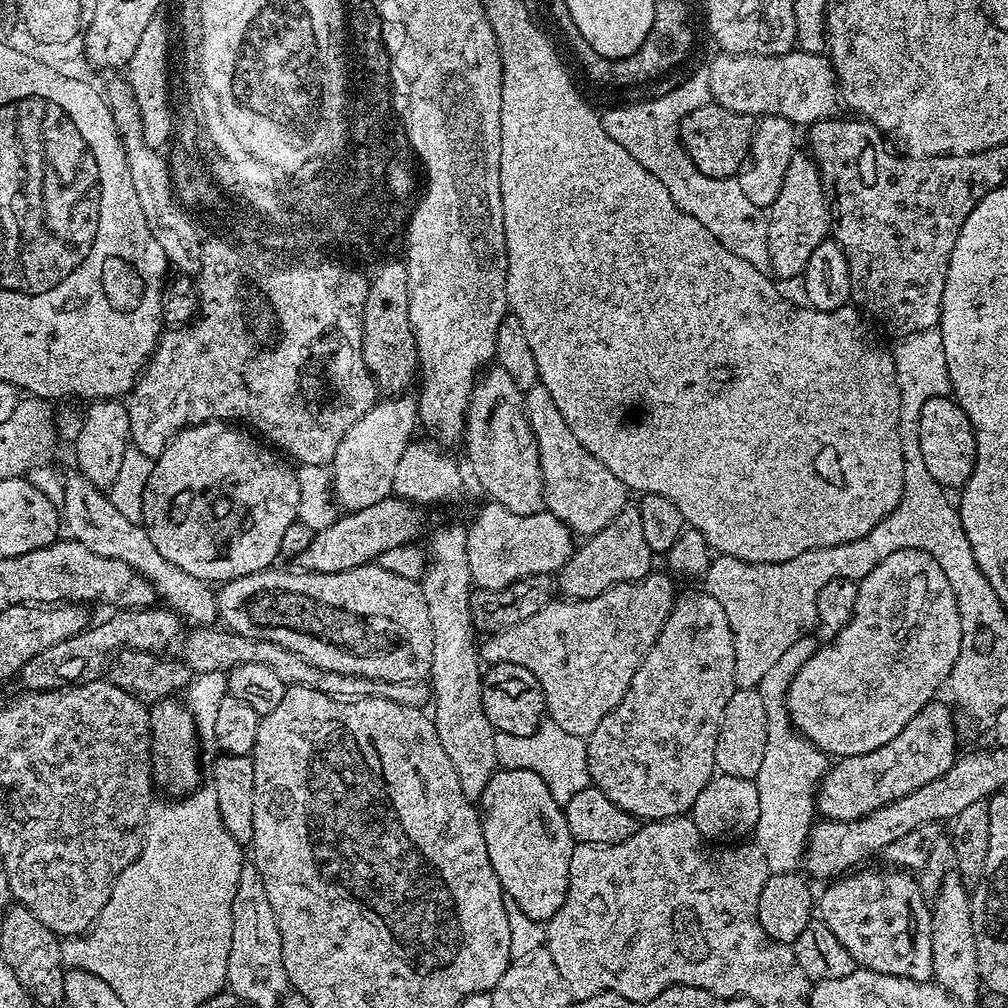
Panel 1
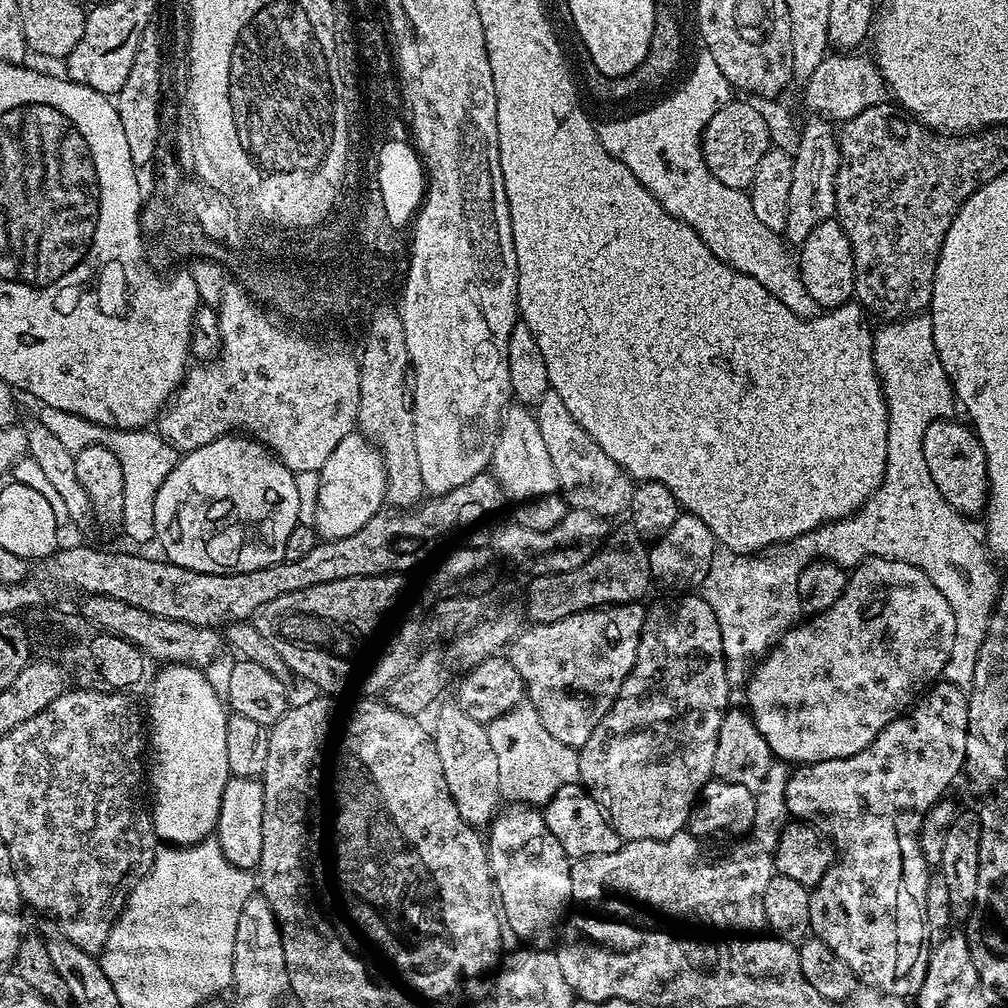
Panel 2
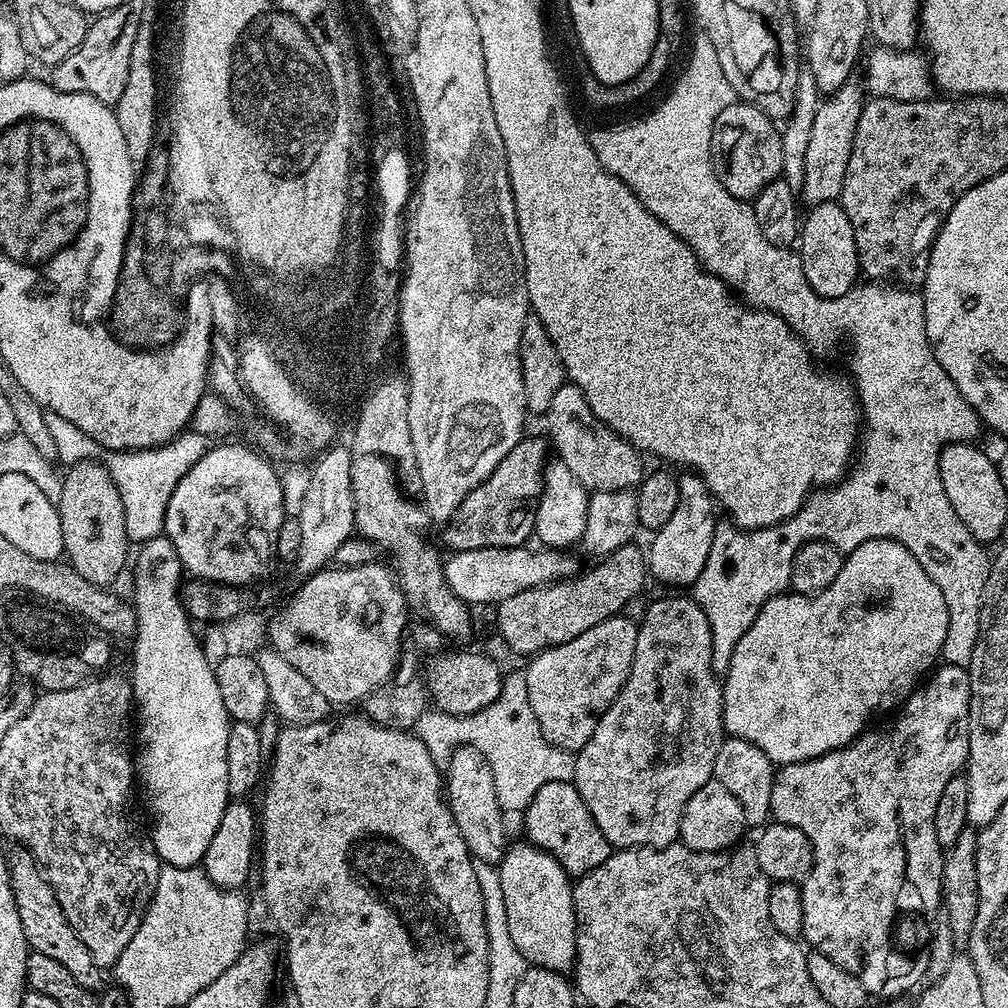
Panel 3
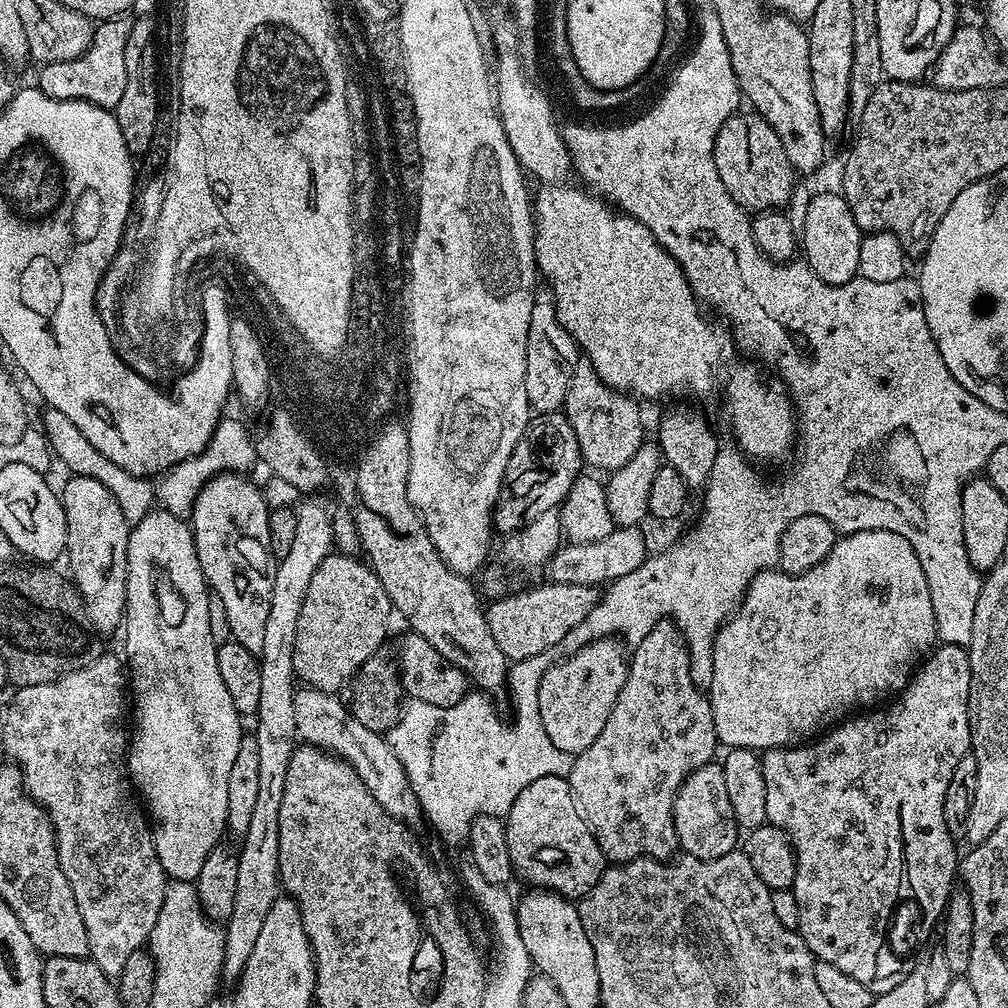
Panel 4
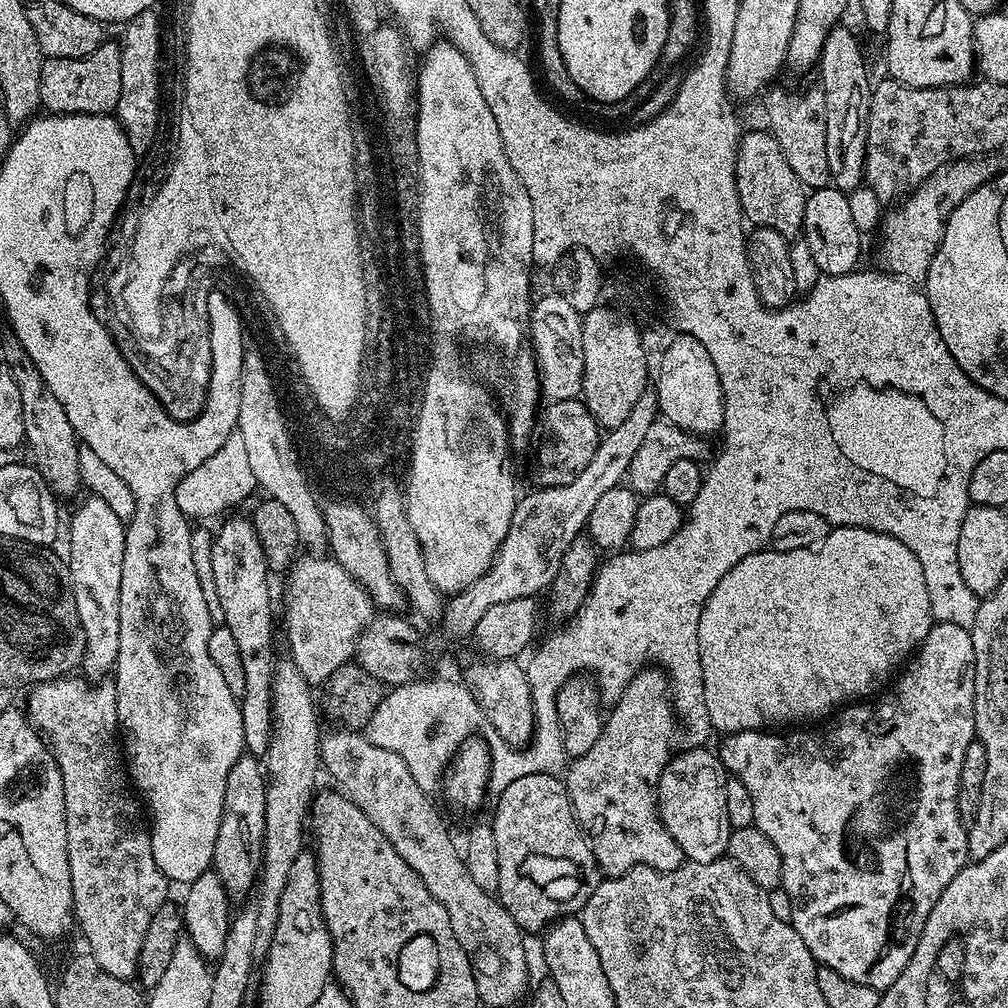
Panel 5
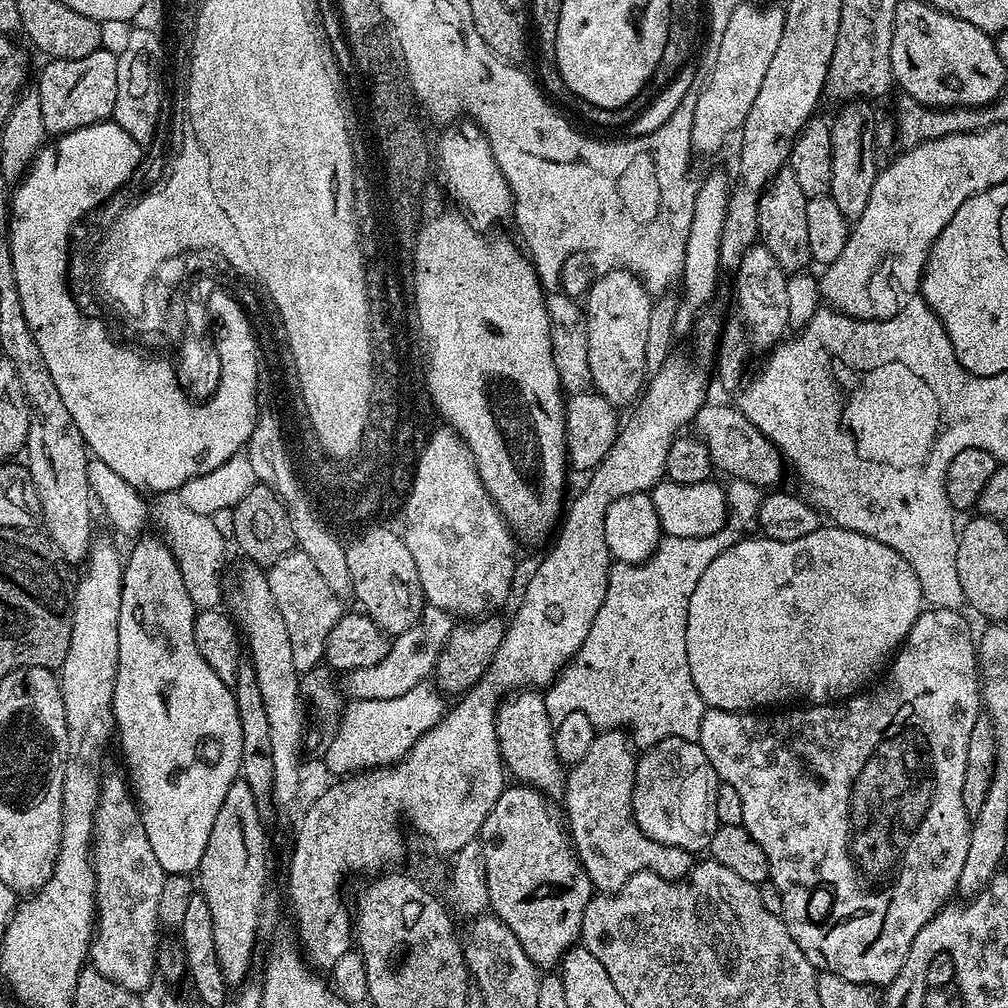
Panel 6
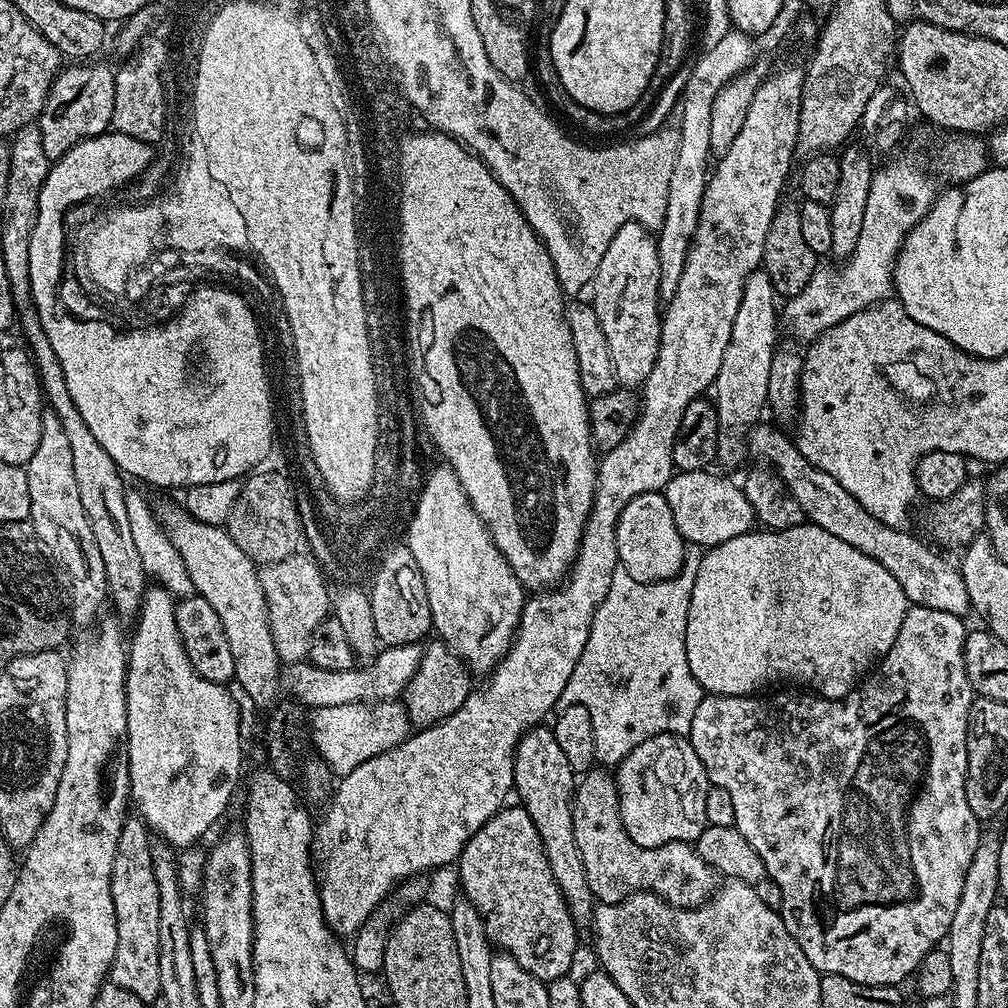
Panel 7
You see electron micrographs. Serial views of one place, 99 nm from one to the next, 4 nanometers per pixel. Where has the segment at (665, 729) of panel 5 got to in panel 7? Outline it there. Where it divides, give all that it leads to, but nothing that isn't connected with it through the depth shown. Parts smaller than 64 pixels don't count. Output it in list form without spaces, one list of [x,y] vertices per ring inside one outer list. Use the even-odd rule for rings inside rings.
[[[596,766],[583,773],[572,796],[572,813],[574,814],[574,842],[578,842],[578,850],[582,854],[582,866],[586,866],[586,878],[590,882],[593,897],[602,904],[617,904],[635,892],[653,892],[667,904],[679,908],[696,908],[707,904],[708,899],[718,887],[718,876],[714,869],[696,853],[691,843],[680,844],[670,842],[657,848],[643,848],[626,834],[626,826],[622,826],[620,817],[620,799],[616,789],[616,778],[611,771]]]

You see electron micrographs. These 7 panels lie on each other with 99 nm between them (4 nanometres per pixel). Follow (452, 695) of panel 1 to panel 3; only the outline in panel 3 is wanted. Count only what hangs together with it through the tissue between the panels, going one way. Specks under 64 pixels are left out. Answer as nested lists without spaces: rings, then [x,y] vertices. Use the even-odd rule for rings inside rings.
[[[461,746],[453,751],[452,759],[446,764],[446,799],[473,857],[484,863],[499,865],[510,843],[508,832],[504,829],[506,814],[496,797],[494,774],[477,748]]]

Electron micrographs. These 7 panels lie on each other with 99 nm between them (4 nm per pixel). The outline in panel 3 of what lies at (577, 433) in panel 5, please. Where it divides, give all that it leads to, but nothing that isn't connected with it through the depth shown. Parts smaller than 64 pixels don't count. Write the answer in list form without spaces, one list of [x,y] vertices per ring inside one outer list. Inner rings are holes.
[[[528,434],[521,438],[514,450],[498,462],[494,474],[466,494],[452,519],[443,525],[444,544],[449,553],[483,548],[522,548],[533,539],[533,505],[543,491],[546,465],[550,460],[549,441],[541,436]]]

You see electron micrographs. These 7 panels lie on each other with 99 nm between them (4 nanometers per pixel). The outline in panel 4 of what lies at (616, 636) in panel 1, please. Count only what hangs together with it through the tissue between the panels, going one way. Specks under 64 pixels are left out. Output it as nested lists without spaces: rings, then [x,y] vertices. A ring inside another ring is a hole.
[[[603,636],[560,659],[564,660],[557,659],[542,678],[538,710],[550,742],[575,758],[606,727],[606,718],[610,718],[610,710],[614,710],[614,702],[618,702],[618,694],[628,677],[630,656],[619,639]]]

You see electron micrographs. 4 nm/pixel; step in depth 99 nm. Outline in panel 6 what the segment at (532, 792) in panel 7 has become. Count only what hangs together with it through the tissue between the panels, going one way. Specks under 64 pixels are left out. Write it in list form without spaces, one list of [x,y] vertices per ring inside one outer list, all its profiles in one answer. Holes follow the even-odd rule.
[[[520,690],[509,695],[496,709],[496,741],[500,743],[500,759],[513,781],[529,788],[537,788],[549,798],[561,795],[565,765],[556,753],[556,733],[548,717],[543,695],[536,690]]]

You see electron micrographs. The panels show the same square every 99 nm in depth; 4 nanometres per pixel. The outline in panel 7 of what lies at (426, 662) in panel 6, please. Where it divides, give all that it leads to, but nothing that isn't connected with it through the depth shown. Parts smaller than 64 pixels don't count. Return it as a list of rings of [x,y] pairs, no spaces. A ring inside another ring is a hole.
[[[417,643],[381,647],[369,663],[373,663],[369,668],[349,666],[346,670],[322,670],[311,662],[293,664],[286,672],[286,688],[300,696],[301,702],[309,704],[312,710],[326,706],[394,700],[408,687],[410,678],[414,678],[423,654],[424,648]]]

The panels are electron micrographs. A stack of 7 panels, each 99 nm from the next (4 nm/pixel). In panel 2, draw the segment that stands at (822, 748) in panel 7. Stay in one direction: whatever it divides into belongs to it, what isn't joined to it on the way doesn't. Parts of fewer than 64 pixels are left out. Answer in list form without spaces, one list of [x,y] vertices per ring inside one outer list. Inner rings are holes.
[[[936,682],[917,699],[907,712],[890,721],[880,731],[878,738],[874,742],[870,742],[870,746],[866,746],[866,750],[858,750],[858,754],[854,754],[850,758],[834,758],[833,760],[799,765],[788,777],[786,806],[788,807],[789,817],[800,822],[819,822],[828,839],[836,845],[836,860],[830,866],[830,870],[826,870],[826,874],[822,874],[822,878],[816,883],[816,887],[811,889],[811,935],[816,936],[822,942],[826,942],[826,946],[830,946],[830,950],[834,950],[834,954],[838,954],[838,958],[842,958],[842,962],[846,962],[846,966],[850,966],[850,970],[854,970],[857,981],[865,988],[877,988],[879,992],[912,998],[920,991],[922,982],[926,978],[930,952],[926,947],[928,928],[924,923],[926,922],[926,886],[930,875],[930,865],[920,849],[920,827],[930,809],[939,800],[945,799],[947,792],[944,791],[955,782],[956,775],[959,772],[961,775],[965,771],[964,759],[966,758],[967,737],[968,696],[965,689],[959,688],[957,684]]]

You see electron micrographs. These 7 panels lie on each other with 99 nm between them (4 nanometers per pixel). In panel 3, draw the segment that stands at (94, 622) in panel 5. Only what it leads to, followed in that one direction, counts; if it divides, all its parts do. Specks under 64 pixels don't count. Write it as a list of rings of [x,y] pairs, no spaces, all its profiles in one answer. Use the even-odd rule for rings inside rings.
[[[87,459],[71,465],[62,476],[62,496],[58,505],[62,522],[64,556],[82,578],[100,588],[108,588],[120,576],[124,563],[129,563],[130,541],[126,534],[126,518],[114,479],[103,463]]]

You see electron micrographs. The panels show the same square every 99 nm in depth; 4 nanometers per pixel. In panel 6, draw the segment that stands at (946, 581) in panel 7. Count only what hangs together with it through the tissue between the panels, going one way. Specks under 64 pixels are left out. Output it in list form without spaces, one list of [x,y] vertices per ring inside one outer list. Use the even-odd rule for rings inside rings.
[[[705,402],[698,410],[694,421],[695,435],[701,444],[706,446],[710,454],[710,462],[717,473],[725,472],[728,478],[746,480],[762,490],[771,489],[784,476],[786,461],[772,445],[772,440],[766,438],[744,415],[739,407],[728,404],[712,404]]]

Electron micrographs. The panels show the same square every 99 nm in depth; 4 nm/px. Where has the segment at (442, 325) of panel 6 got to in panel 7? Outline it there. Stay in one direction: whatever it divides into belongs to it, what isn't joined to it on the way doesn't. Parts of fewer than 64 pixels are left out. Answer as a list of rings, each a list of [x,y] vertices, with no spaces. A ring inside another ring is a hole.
[[[416,130],[414,139],[408,140],[408,144],[404,144],[404,277],[408,288],[408,300],[412,300],[412,309],[414,309],[414,316],[416,317],[416,335],[418,337],[418,348],[422,353],[424,374],[427,383],[434,389],[434,395],[430,398],[432,409],[428,411],[428,424],[432,424],[432,432],[436,432],[436,440],[440,440],[440,448],[444,448],[444,452],[448,452],[448,456],[452,456],[452,464],[456,464],[456,472],[460,472],[460,480],[464,480],[464,488],[468,488],[472,500],[476,500],[476,509],[482,518],[482,522],[488,527],[488,533],[494,538],[494,542],[500,553],[506,558],[506,562],[510,562],[510,566],[514,570],[514,574],[520,579],[520,583],[528,590],[548,590],[559,585],[572,571],[572,564],[575,562],[580,549],[580,539],[584,533],[584,527],[594,502],[596,470],[598,467],[598,452],[592,443],[592,427],[588,421],[589,401],[586,399],[580,385],[578,358],[574,358],[574,342],[570,338],[570,326],[564,317],[566,297],[560,290],[560,283],[554,270],[554,262],[550,262],[550,254],[546,250],[546,246],[538,238],[538,234],[534,234],[530,222],[526,222],[526,218],[518,210],[514,198],[510,198],[506,186],[502,186],[502,182],[498,182],[494,178],[494,174],[490,169],[475,154],[469,152],[459,140],[448,136],[445,132],[427,131]]]

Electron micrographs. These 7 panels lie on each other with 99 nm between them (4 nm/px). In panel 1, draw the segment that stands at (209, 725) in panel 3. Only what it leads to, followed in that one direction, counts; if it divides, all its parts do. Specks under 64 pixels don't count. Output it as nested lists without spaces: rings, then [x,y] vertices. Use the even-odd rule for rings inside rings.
[[[169,698],[151,705],[152,775],[157,789],[169,792],[169,797],[183,798],[201,787],[200,760],[196,757],[198,737],[192,713],[179,699]]]

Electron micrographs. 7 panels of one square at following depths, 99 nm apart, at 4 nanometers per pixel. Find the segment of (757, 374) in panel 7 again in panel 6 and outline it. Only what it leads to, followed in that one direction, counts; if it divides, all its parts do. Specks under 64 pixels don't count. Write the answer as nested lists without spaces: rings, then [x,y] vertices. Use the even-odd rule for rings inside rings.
[[[757,242],[740,256],[740,264],[734,269],[736,276],[736,304],[740,307],[740,316],[744,319],[743,331],[746,340],[756,348],[771,350],[777,343],[785,339],[789,331],[789,296],[786,294],[786,284],[789,273],[778,266],[774,254],[766,250],[763,244]],[[748,331],[748,336],[747,332]]]

